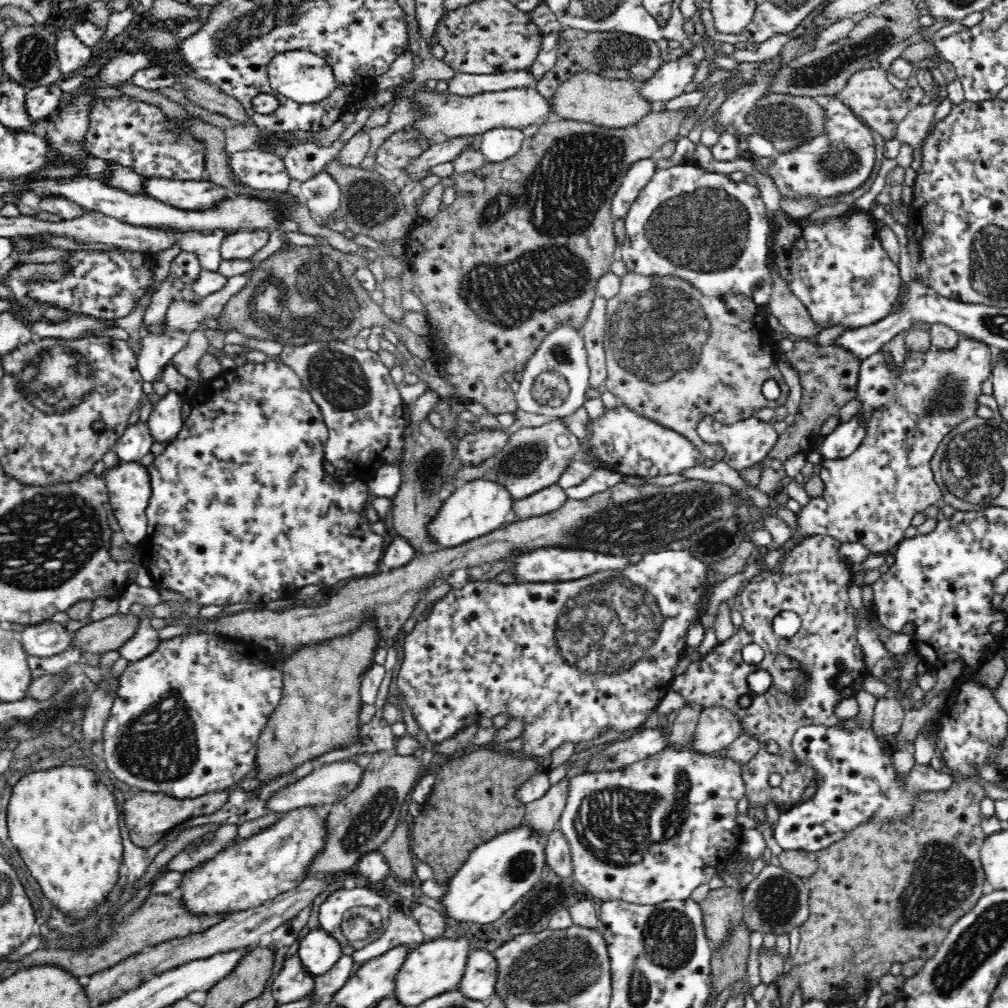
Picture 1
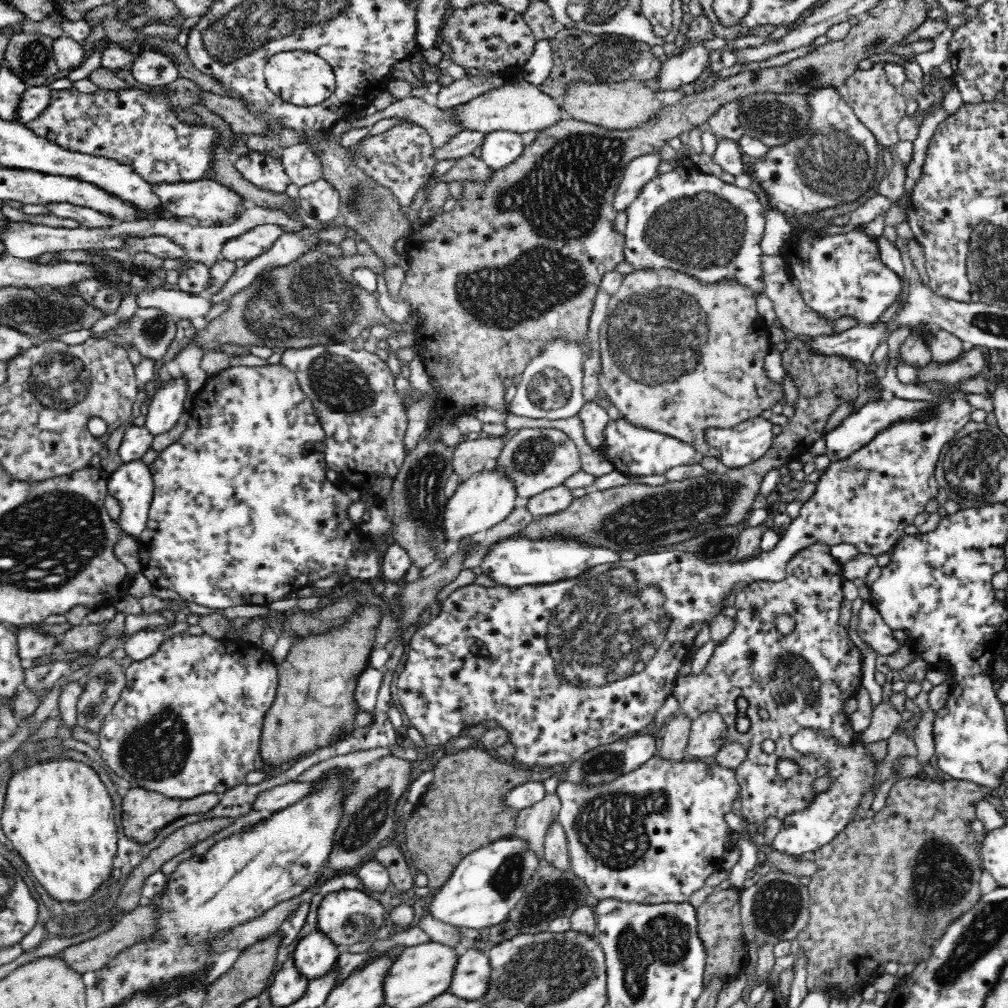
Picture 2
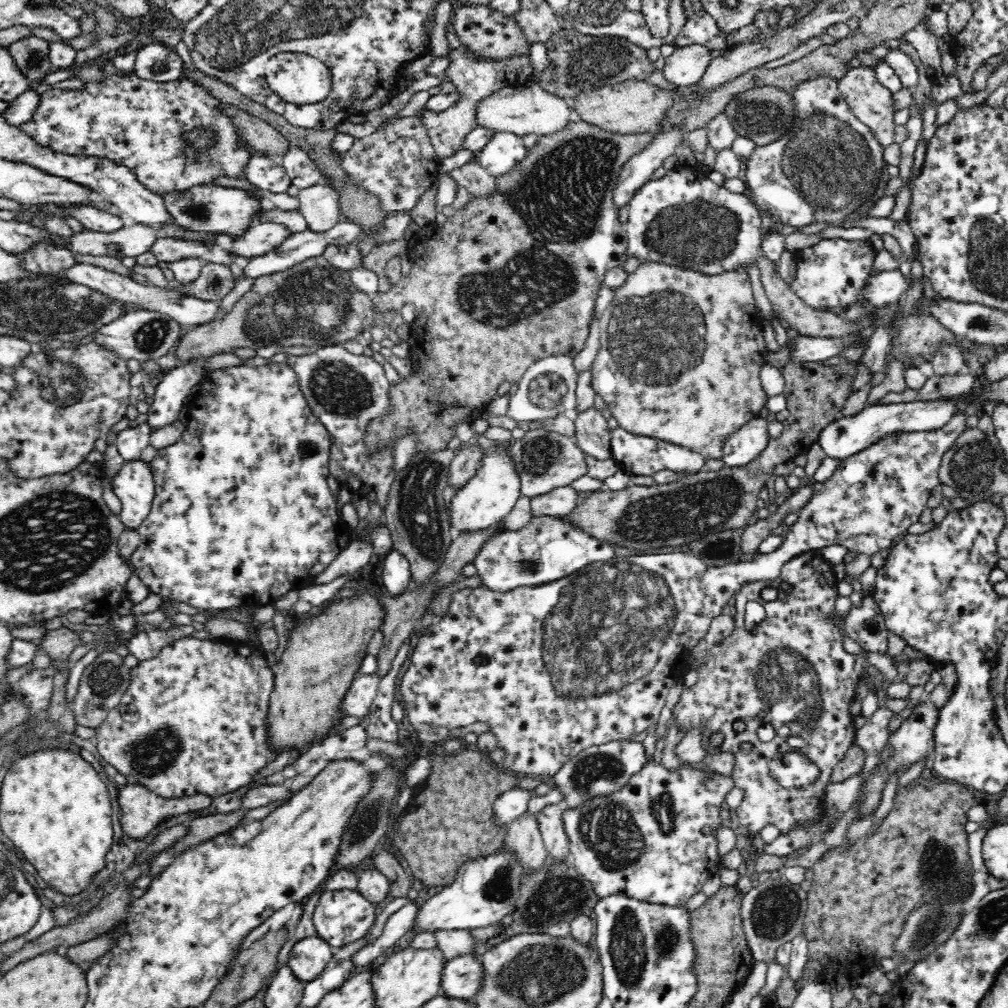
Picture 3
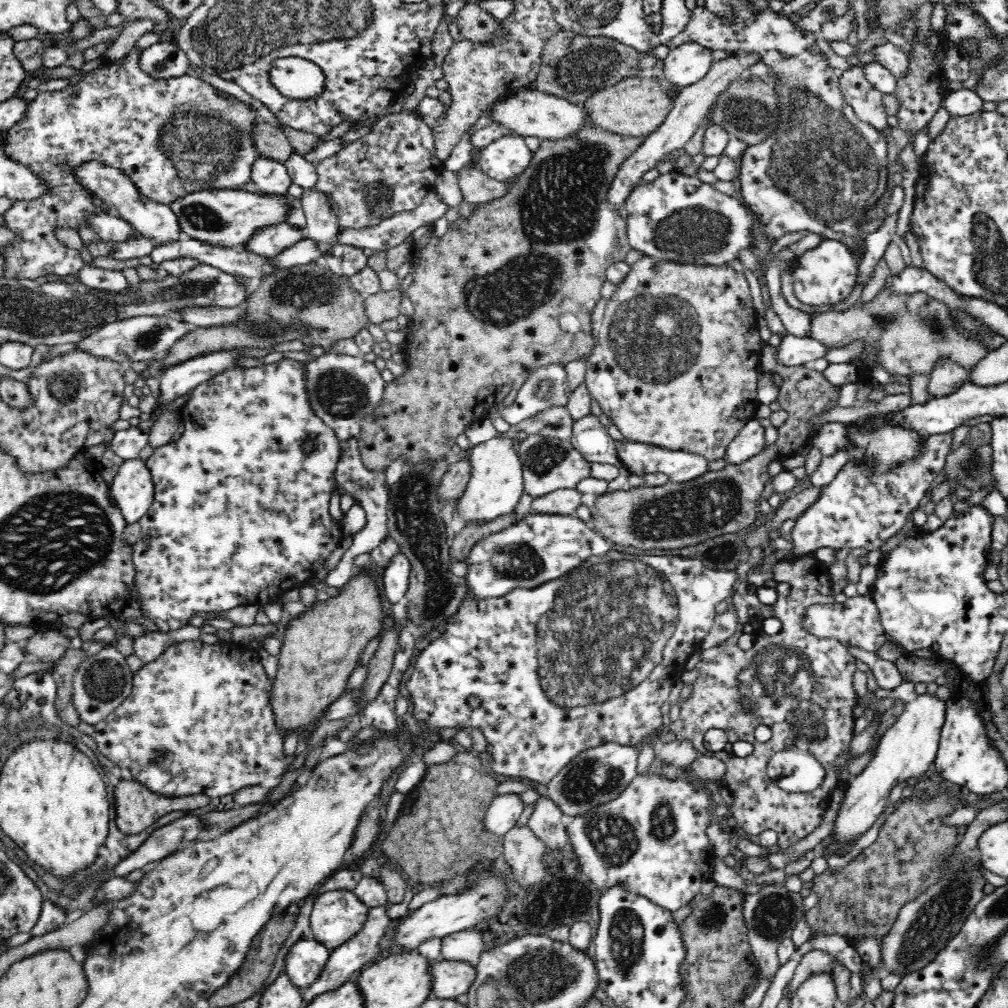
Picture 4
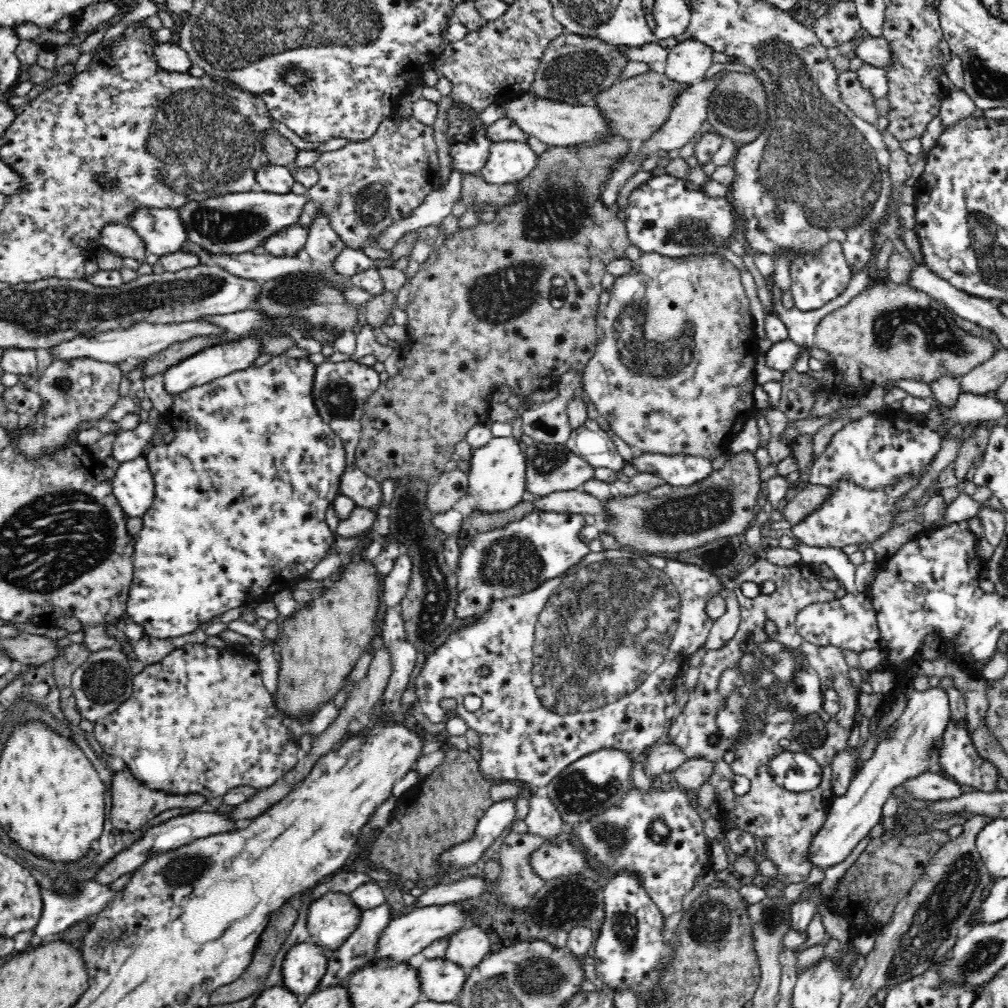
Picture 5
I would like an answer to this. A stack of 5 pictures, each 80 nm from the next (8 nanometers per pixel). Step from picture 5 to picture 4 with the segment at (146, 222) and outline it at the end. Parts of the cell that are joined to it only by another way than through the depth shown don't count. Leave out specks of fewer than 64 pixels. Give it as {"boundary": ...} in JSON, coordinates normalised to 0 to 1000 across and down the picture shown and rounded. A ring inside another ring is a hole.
{"boundary":[[[95,159],[75,162],[73,165],[67,164],[66,167],[68,173],[76,179],[79,185],[82,185],[87,191],[100,197],[111,206],[115,206],[115,210],[119,212],[119,215],[125,218],[133,228],[139,229],[141,233],[153,238],[153,244],[183,234],[179,228],[179,223],[177,223],[177,216],[168,203],[143,193],[121,167],[109,165],[107,162]]]}

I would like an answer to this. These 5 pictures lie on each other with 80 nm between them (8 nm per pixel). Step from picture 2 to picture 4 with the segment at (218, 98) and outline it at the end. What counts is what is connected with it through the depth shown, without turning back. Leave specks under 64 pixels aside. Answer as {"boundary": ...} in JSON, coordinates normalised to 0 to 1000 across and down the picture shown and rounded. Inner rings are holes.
{"boundary":[[[253,119],[252,127],[248,128],[248,131],[250,144],[259,156],[281,162],[293,151],[283,133],[264,121]]]}

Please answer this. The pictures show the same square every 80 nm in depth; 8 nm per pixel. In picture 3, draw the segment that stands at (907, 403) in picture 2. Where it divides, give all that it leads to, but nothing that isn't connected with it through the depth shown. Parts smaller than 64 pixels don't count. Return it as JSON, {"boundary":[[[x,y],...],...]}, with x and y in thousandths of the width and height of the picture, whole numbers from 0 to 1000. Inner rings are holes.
{"boundary":[[[931,396],[925,398],[881,399],[881,401],[859,401],[856,407],[842,414],[832,413],[815,427],[812,440],[819,452],[835,457],[857,443],[862,443],[875,432],[883,428],[912,428],[928,426],[936,422],[951,405],[952,397]]]}

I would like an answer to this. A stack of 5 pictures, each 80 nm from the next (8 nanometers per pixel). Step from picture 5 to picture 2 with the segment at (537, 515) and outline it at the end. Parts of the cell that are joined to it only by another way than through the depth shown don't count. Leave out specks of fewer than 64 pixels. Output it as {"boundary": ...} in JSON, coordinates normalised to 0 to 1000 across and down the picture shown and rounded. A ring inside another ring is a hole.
{"boundary":[[[503,533],[488,541],[478,556],[478,569],[488,573],[496,581],[505,583],[523,580],[546,579],[579,570],[597,560],[610,560],[617,552],[602,544],[587,544],[568,534],[540,534],[539,537],[522,537],[520,534]]]}

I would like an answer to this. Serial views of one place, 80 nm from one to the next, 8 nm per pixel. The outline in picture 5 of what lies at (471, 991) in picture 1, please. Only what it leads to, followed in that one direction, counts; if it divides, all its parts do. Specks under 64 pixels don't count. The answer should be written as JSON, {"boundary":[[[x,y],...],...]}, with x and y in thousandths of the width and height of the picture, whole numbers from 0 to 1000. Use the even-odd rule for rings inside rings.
{"boundary":[[[439,950],[423,951],[415,961],[420,992],[429,991],[433,994],[452,993],[462,978],[465,966],[460,957]]]}

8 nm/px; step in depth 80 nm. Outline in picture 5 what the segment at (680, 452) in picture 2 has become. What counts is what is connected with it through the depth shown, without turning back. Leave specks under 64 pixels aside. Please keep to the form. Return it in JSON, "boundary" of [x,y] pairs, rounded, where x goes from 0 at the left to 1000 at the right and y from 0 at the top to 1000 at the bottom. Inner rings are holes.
{"boundary":[[[632,447],[624,458],[631,468],[652,470],[658,478],[669,482],[683,482],[700,474],[711,459],[683,450],[657,450],[655,447]]]}

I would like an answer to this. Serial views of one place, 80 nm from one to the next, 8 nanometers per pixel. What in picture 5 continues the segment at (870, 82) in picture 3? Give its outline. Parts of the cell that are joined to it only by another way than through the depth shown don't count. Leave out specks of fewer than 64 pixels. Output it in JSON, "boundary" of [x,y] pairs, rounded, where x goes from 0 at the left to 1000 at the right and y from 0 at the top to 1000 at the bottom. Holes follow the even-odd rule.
{"boundary":[[[847,69],[835,70],[830,79],[832,91],[835,95],[836,103],[841,106],[849,116],[869,124],[873,119],[871,107],[869,107],[868,94],[856,85],[852,78],[852,71]]]}

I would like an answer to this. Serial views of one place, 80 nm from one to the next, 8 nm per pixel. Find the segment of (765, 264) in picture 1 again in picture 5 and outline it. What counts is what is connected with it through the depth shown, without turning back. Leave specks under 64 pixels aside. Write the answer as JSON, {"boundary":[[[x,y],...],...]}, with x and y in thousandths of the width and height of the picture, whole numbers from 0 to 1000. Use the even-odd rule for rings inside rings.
{"boundary":[[[663,172],[647,175],[628,188],[623,194],[620,210],[622,215],[620,224],[626,243],[633,244],[638,251],[649,250],[663,256],[696,254],[696,252],[717,254],[720,248],[724,248],[724,238],[730,236],[735,222],[735,214],[731,212],[728,201],[722,196],[704,196],[697,184],[692,185],[681,176],[675,177]]]}

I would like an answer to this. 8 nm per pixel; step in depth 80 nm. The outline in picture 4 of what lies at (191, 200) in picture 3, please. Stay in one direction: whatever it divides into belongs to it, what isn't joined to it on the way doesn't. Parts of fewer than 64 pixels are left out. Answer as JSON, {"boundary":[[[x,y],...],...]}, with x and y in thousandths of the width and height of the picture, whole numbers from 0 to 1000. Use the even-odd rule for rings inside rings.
{"boundary":[[[240,187],[191,188],[171,197],[169,207],[177,216],[183,235],[206,239],[210,243],[241,244],[254,226],[280,222],[284,212],[296,204],[288,193],[271,194],[244,189]]]}

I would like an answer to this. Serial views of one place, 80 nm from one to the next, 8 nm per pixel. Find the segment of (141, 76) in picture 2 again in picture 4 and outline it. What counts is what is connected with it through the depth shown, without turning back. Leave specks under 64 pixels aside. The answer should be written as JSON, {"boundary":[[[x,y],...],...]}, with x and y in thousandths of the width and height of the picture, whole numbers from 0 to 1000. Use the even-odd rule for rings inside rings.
{"boundary":[[[158,41],[141,50],[136,61],[141,71],[155,78],[184,75],[189,63],[179,46],[165,41]]]}

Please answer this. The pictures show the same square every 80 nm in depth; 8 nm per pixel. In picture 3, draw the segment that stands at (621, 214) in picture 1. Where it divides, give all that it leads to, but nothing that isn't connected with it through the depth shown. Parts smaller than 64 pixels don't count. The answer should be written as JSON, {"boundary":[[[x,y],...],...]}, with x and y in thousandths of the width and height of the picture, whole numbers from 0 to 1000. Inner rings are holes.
{"boundary":[[[659,129],[643,148],[619,162],[608,192],[608,201],[612,207],[621,204],[631,189],[647,179],[649,169],[655,167],[661,157],[670,153],[670,147],[676,145],[680,133],[674,129]]]}

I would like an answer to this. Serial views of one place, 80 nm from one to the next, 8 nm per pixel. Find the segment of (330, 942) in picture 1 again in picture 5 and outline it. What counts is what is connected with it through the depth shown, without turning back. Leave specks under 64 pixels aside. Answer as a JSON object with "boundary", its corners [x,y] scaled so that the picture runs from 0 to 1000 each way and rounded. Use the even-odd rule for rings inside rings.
{"boundary":[[[309,934],[290,938],[280,954],[282,977],[300,990],[310,986],[324,959],[325,942]]]}

